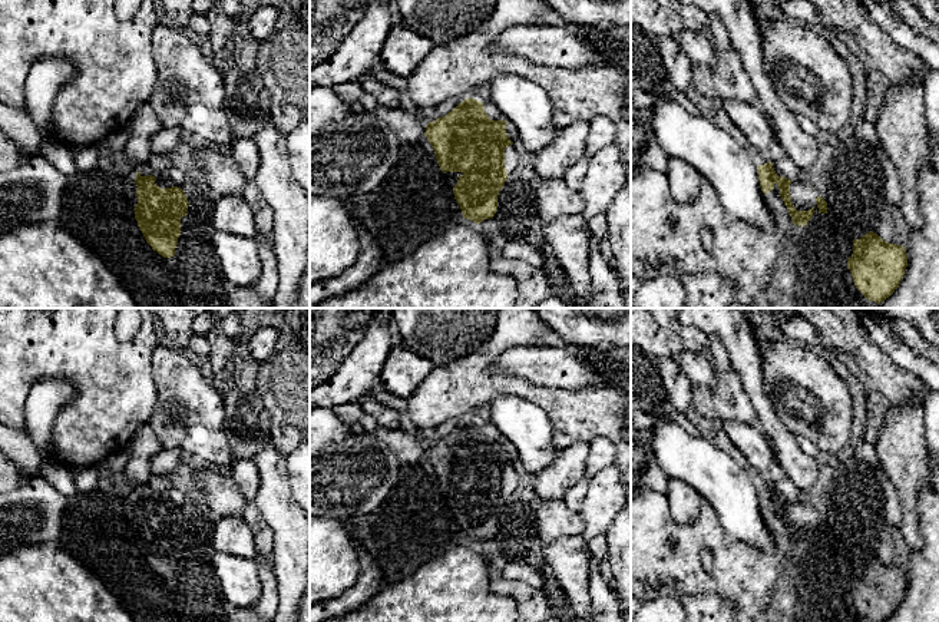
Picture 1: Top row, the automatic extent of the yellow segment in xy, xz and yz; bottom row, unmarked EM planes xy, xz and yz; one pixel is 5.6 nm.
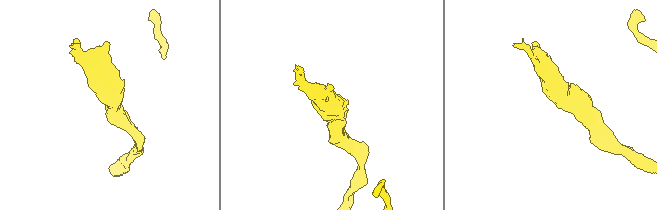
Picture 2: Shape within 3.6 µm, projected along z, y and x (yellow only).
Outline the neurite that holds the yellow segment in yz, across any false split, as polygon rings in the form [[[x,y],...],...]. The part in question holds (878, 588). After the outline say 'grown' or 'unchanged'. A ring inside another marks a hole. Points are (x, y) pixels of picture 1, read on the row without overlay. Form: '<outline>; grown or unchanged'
[[[872,552],[860,560],[853,560],[853,575],[847,580],[856,609],[870,622],[885,622],[899,608],[907,588],[906,570],[902,566],[889,565]]]; unchanged

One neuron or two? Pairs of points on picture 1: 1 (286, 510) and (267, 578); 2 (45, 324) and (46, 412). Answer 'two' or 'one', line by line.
1: two
2: two

